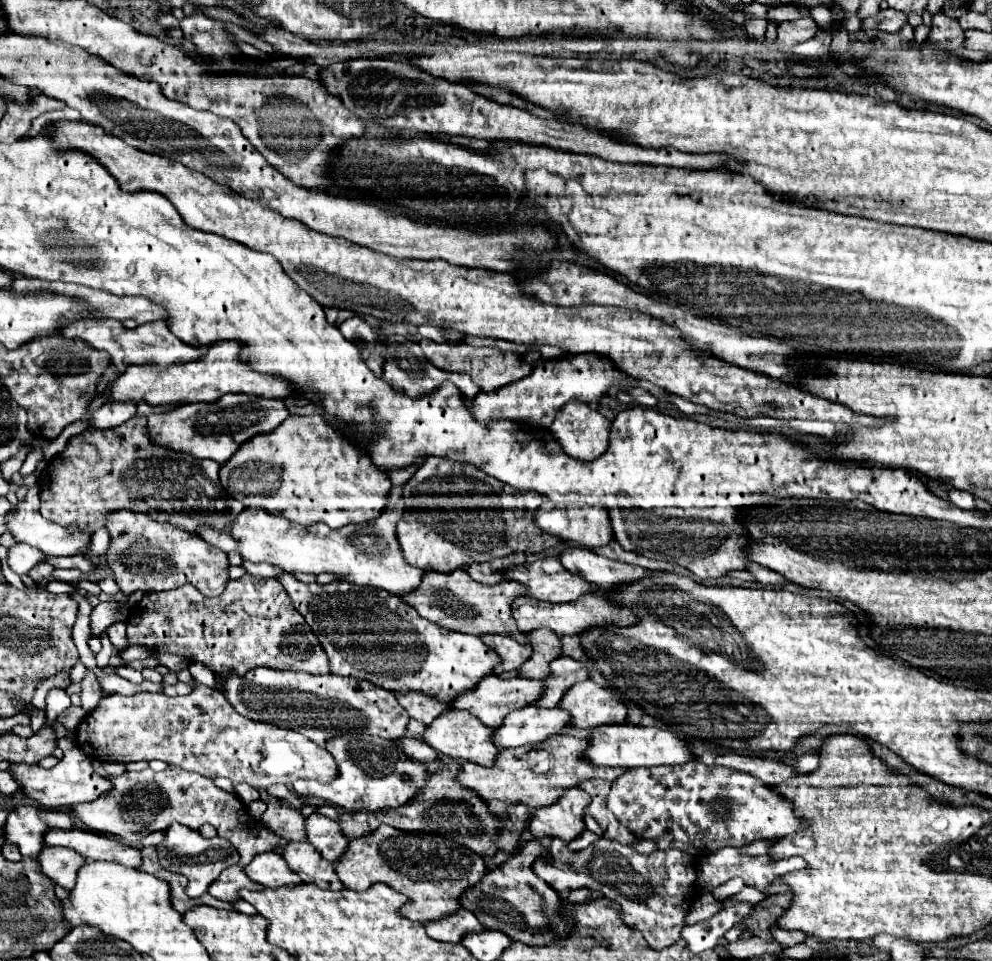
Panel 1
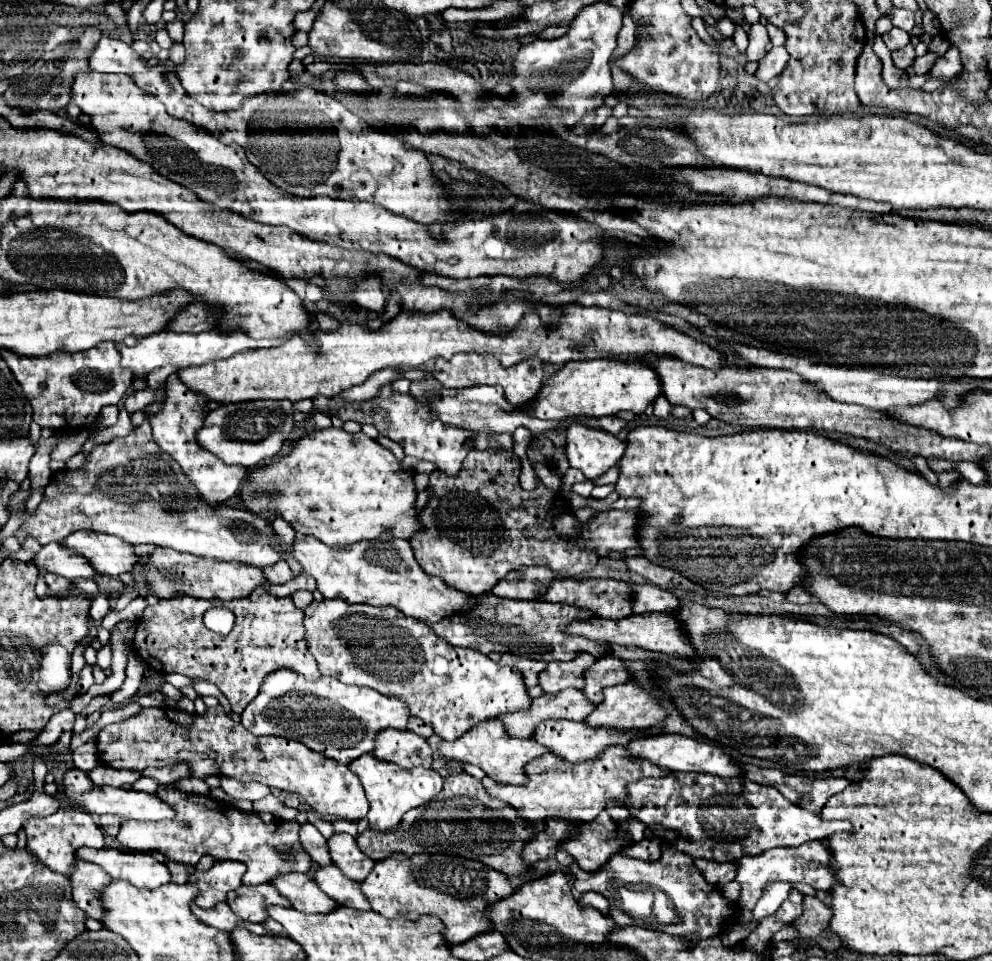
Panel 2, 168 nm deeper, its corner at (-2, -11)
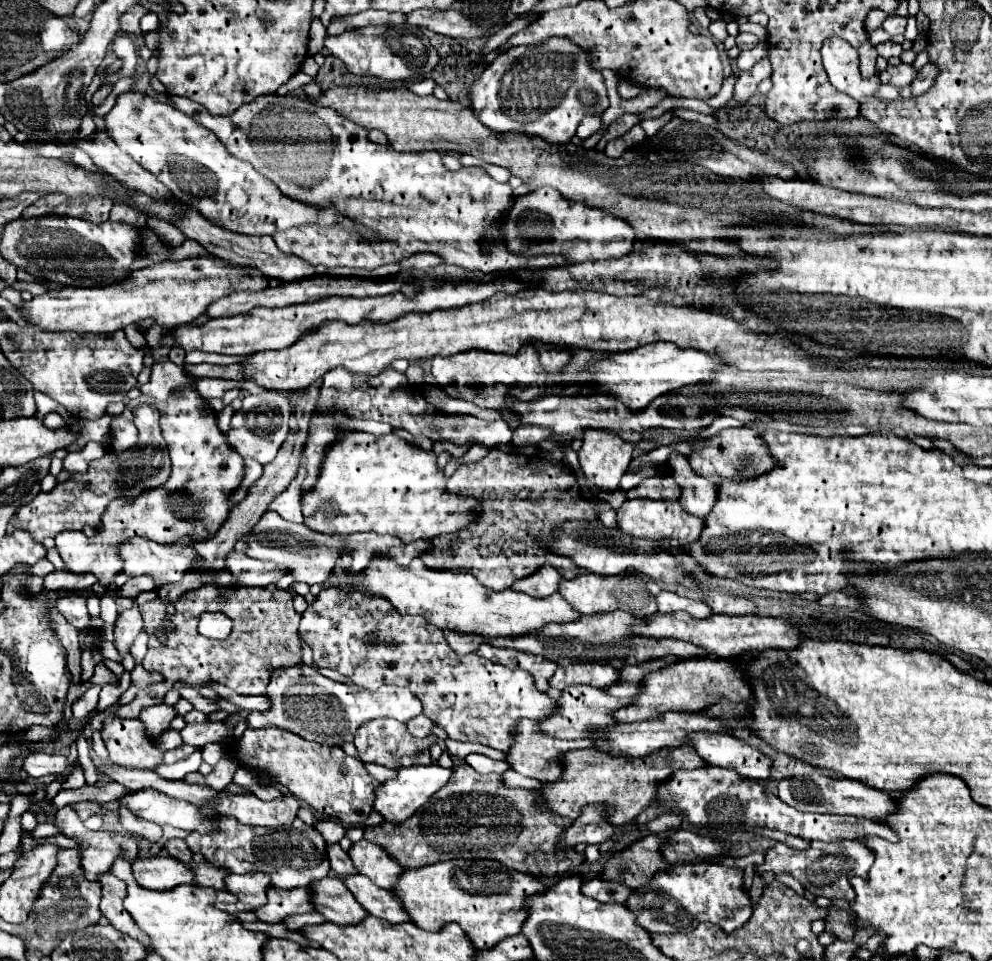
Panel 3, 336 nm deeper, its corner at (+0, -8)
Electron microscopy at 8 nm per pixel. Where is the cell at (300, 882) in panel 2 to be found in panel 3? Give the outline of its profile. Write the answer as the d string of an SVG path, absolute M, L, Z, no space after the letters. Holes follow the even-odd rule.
M326 877L312 885L316 889L316 901L320 901L318 913L336 925L358 925L368 917L368 911L354 899L342 879Z

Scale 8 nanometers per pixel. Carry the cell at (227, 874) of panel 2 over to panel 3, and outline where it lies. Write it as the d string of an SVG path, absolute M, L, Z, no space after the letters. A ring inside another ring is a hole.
M246 873L246 875L230 875L226 879L226 887L230 893L238 897L238 903L220 905L220 909L234 915L242 911L254 911L266 905L266 891L272 887L272 883L266 873Z

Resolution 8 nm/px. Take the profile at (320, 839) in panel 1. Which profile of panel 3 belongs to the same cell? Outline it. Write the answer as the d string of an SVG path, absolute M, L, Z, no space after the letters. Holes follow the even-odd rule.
M362 839L360 843L354 843L354 847L350 849L350 857L358 873L370 877L372 883L388 891L396 889L394 875L402 875L406 871L394 857L386 853L384 847L370 843L366 839Z

